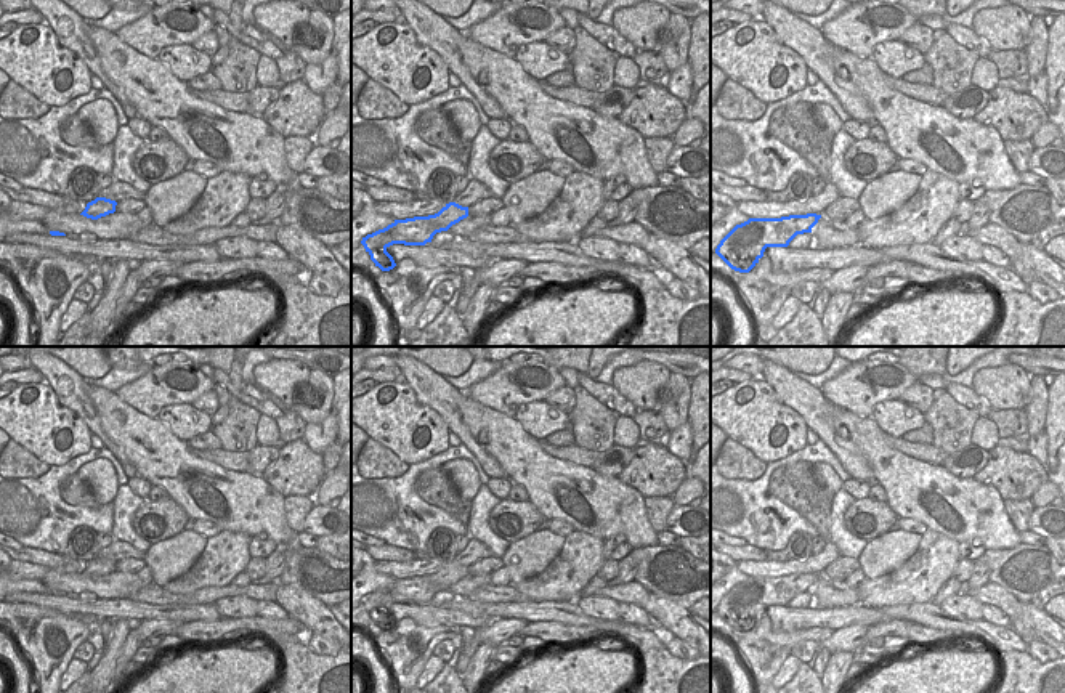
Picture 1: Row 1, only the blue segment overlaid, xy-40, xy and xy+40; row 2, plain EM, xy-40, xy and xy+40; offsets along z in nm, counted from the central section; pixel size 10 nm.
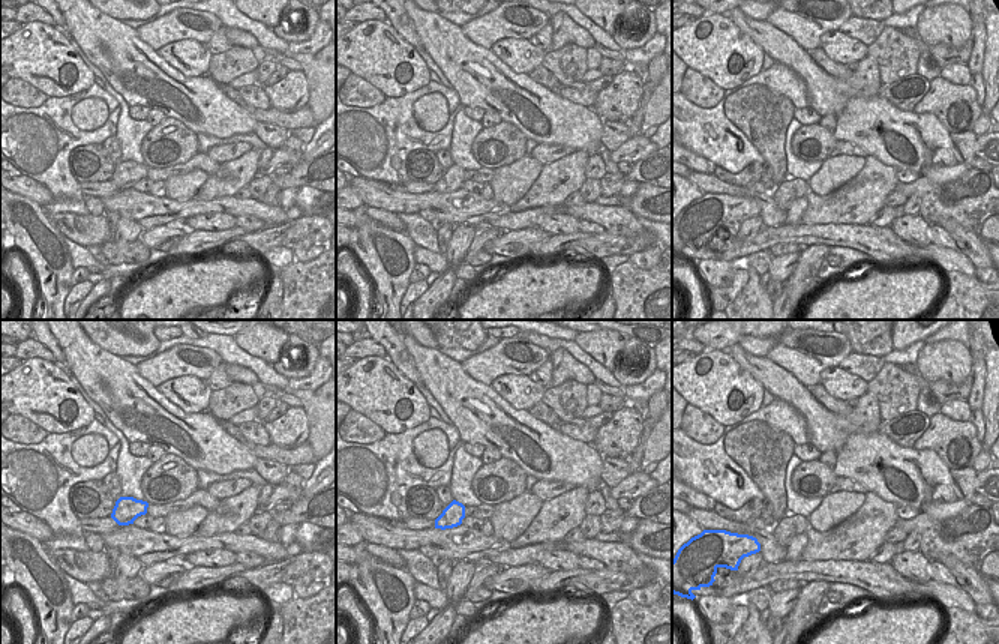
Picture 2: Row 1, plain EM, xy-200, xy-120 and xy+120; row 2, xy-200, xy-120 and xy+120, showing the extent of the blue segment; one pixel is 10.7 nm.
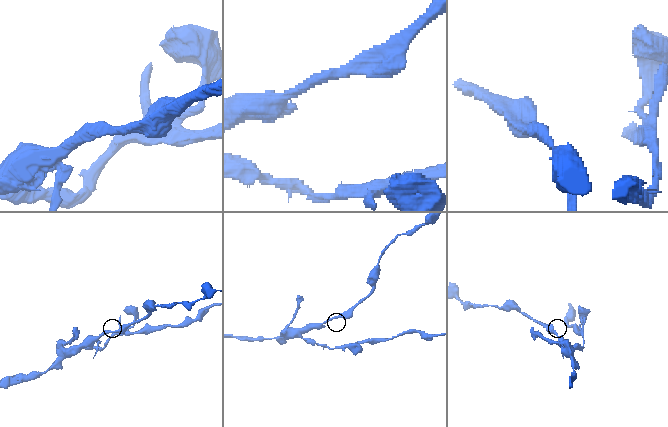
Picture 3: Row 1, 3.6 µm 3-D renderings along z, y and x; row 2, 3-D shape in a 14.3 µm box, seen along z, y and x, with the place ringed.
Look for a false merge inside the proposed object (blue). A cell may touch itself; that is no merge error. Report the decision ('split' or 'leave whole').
leave whole

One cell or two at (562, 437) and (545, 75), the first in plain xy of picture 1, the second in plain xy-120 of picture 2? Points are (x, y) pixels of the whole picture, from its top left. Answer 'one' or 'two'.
one

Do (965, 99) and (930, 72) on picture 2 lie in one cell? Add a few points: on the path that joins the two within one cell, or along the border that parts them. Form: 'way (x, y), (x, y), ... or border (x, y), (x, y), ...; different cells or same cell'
border (938, 75), (930, 81); different cells

